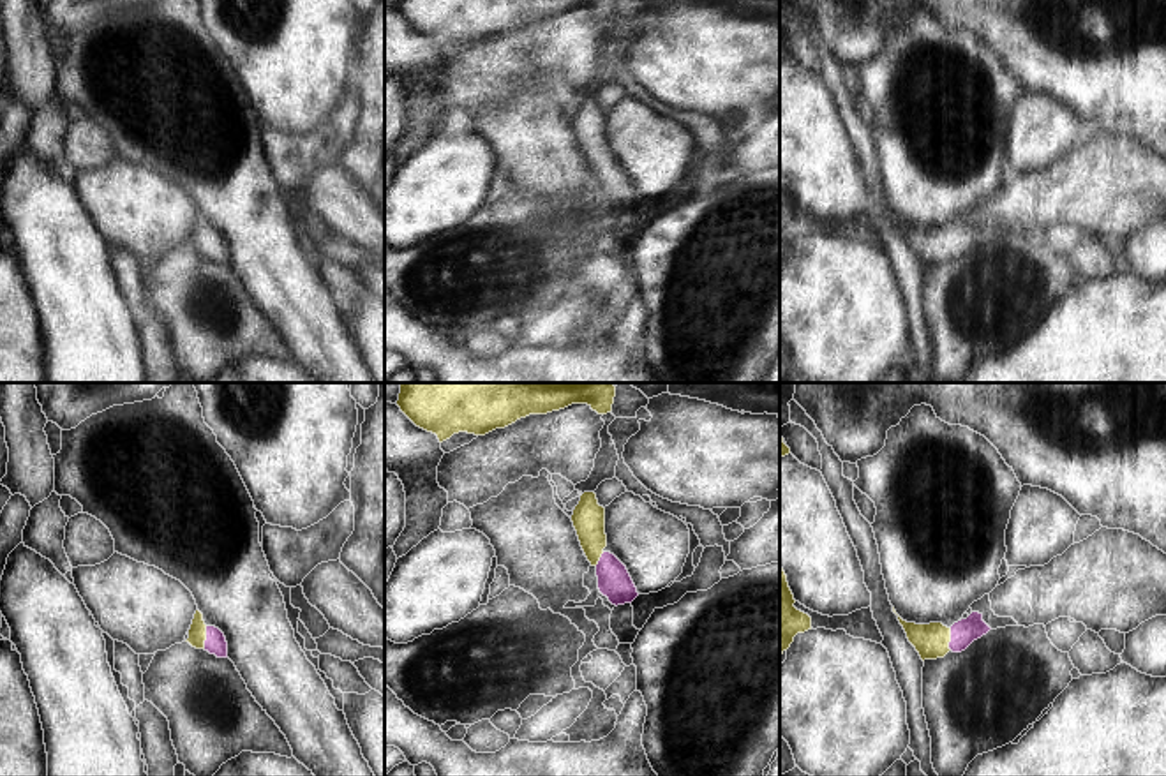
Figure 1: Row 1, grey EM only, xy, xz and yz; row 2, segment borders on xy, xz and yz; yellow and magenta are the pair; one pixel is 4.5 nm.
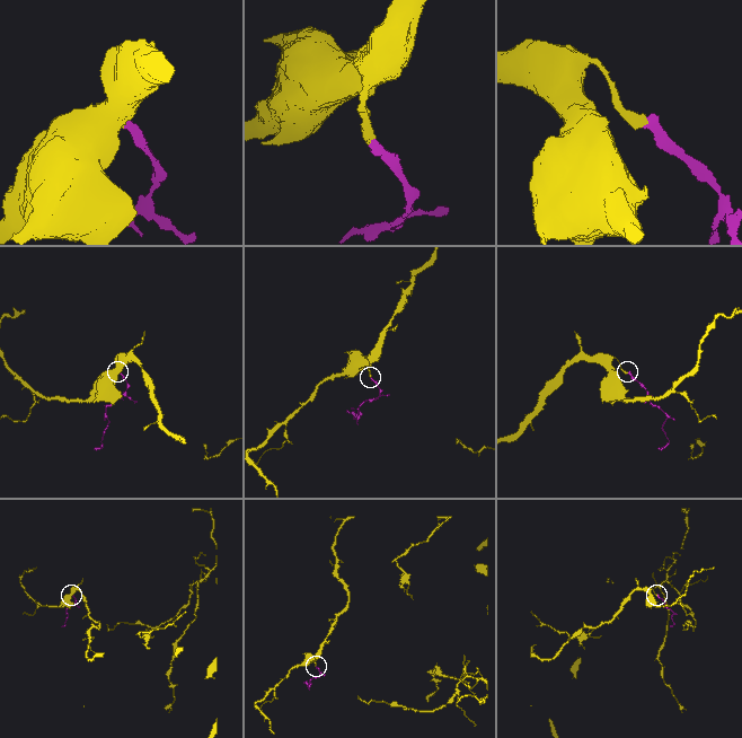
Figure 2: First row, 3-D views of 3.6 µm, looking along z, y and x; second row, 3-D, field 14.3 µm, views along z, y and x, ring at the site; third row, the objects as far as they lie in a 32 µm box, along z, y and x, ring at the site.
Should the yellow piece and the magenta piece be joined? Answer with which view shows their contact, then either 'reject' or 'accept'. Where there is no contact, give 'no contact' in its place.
contact in xy; accept

